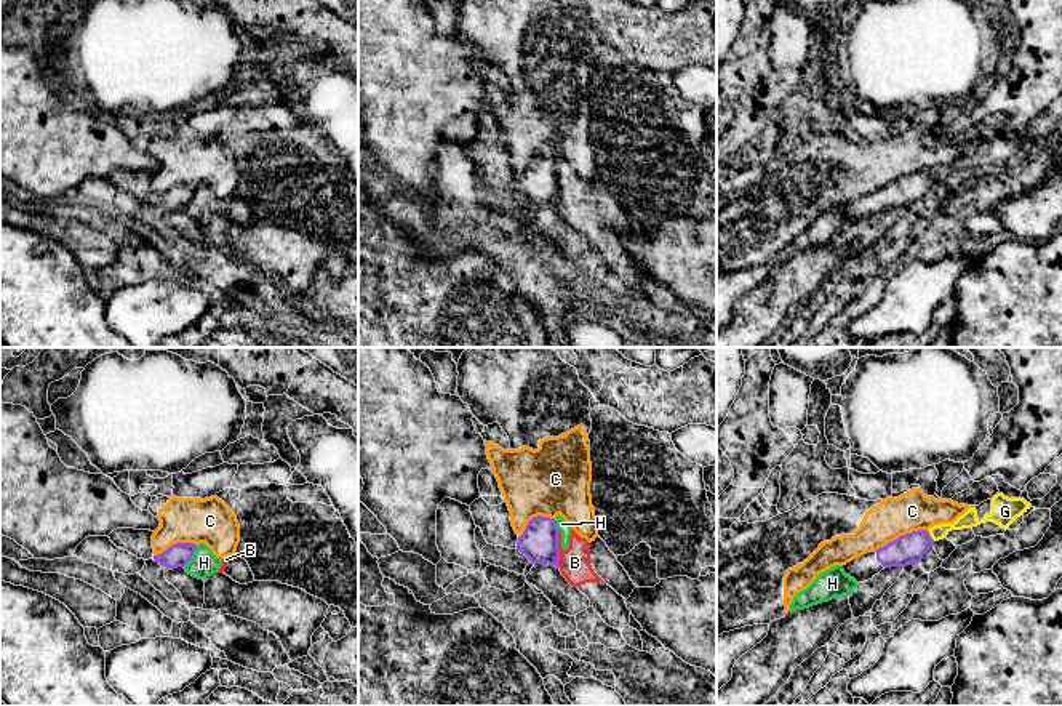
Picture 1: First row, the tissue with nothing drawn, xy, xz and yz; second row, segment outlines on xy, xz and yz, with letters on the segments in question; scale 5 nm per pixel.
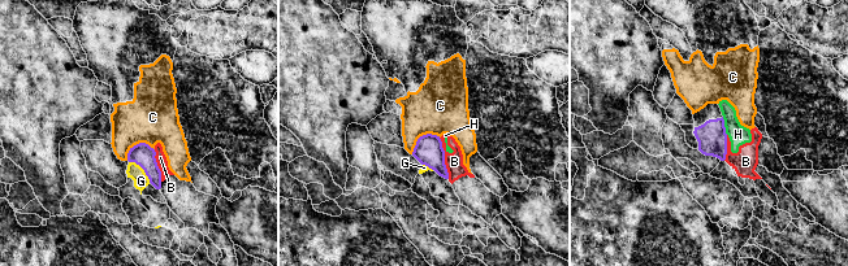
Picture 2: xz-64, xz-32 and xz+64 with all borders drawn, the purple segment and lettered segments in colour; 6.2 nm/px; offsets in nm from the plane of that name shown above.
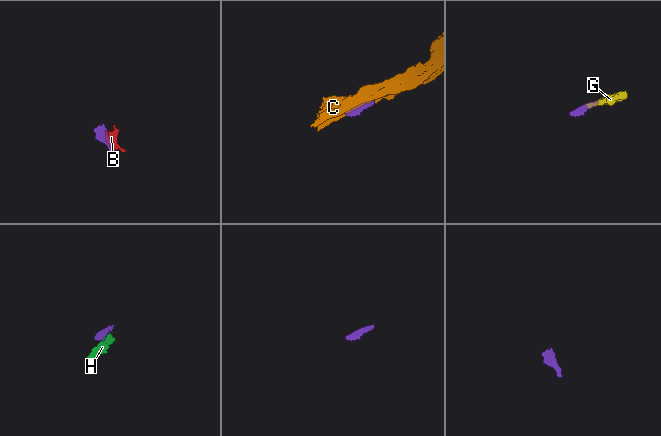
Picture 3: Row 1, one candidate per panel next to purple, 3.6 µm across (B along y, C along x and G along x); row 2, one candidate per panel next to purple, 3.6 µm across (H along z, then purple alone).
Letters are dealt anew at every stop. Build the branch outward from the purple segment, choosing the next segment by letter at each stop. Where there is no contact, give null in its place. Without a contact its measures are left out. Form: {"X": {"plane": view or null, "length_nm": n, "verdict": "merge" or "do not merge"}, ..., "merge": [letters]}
{"B": {"plane": "xz", "length_nm": 190, "verdict": "do not merge"}, "C": {"plane": "yz", "length_nm": 280, "verdict": "do not merge"}, "G": {"plane": "yz", "length_nm": 80, "verdict": "merge"}, "H": {"plane": "xy", "length_nm": 130, "verdict": "do not merge"}, "merge": ["G"]}

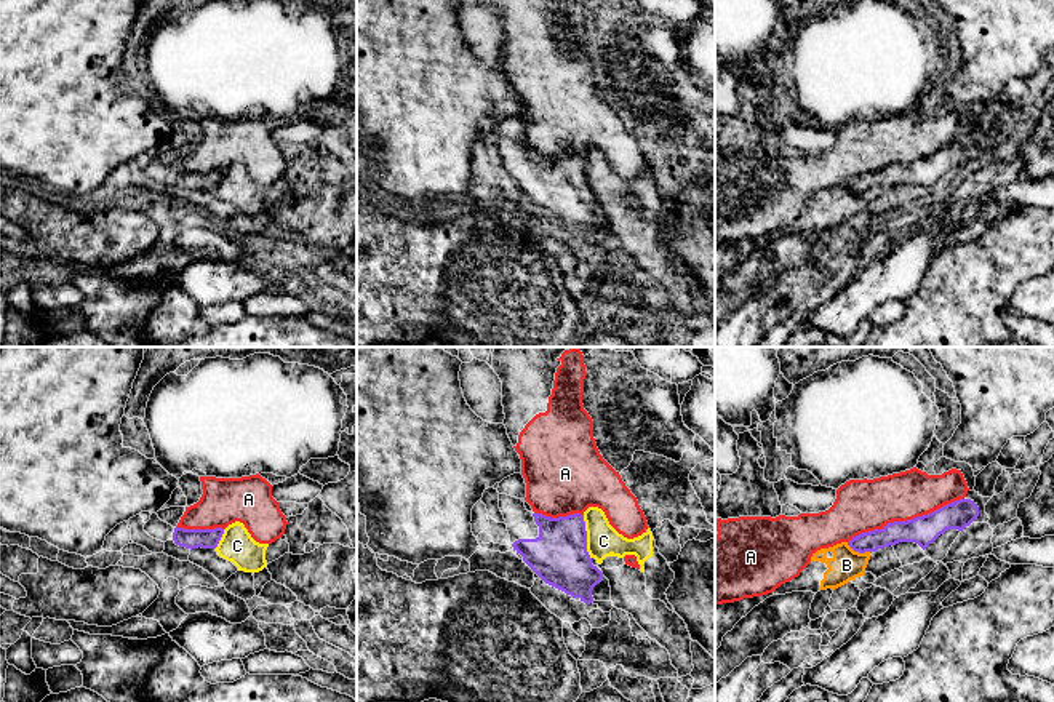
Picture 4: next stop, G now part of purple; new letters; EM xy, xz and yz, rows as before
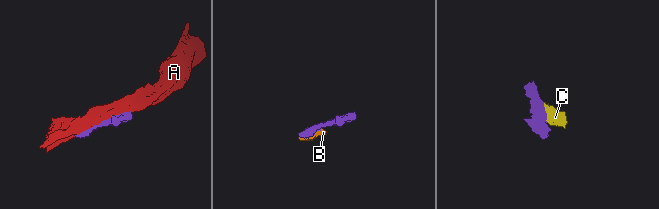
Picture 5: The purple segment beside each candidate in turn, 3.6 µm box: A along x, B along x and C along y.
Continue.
{"A": {"plane": "yz", "length_nm": 650, "verdict": "do not merge"}, "B": {"plane": "yz", "length_nm": 140, "verdict": "do not merge"}, "C": {"plane": "xz", "length_nm": 220, "verdict": "do not merge"}, "merge": []}

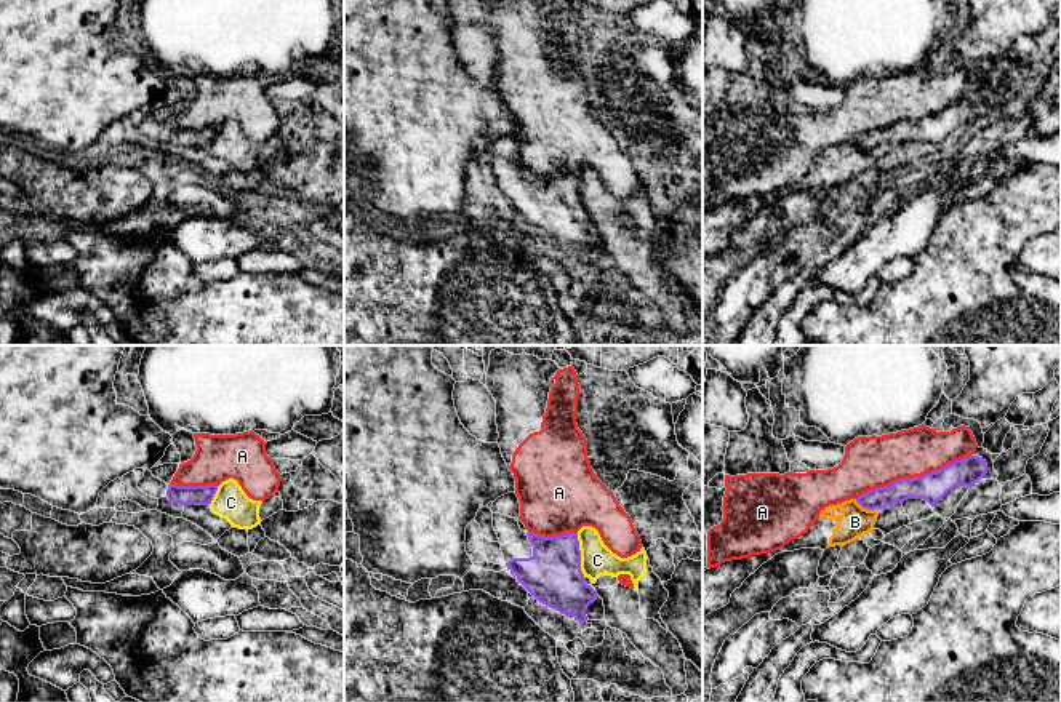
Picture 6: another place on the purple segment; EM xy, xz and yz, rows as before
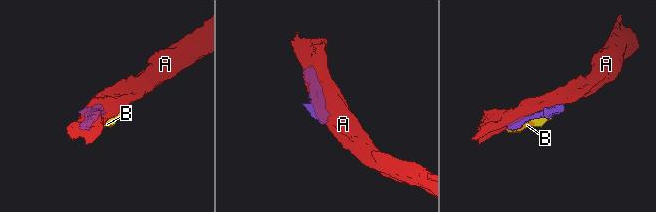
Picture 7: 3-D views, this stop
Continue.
{"A": {"plane": "yz", "length_nm": 650, "verdict": "do not merge"}, "B": {"plane": "yz", "length_nm": 140, "verdict": "do not merge"}, "C": {"plane": "xz", "length_nm": 220, "verdict": "do not merge"}, "merge": []}

